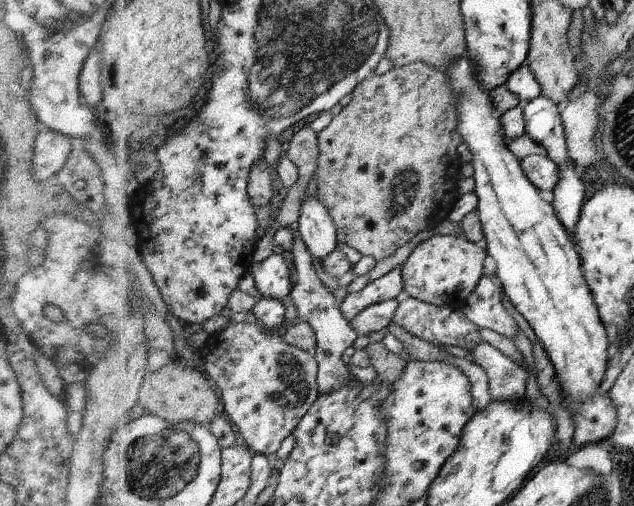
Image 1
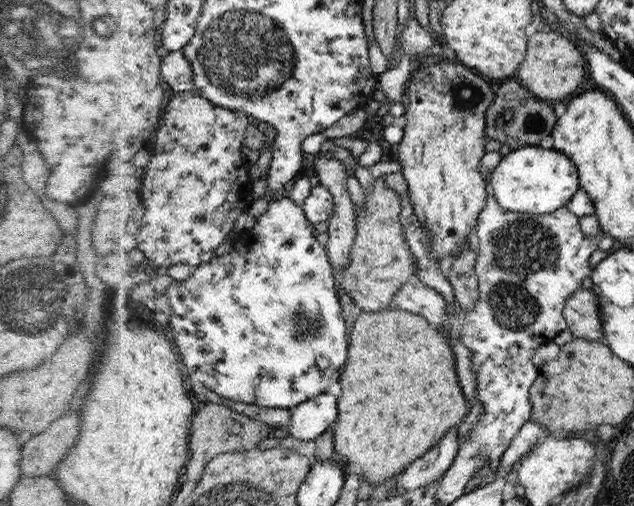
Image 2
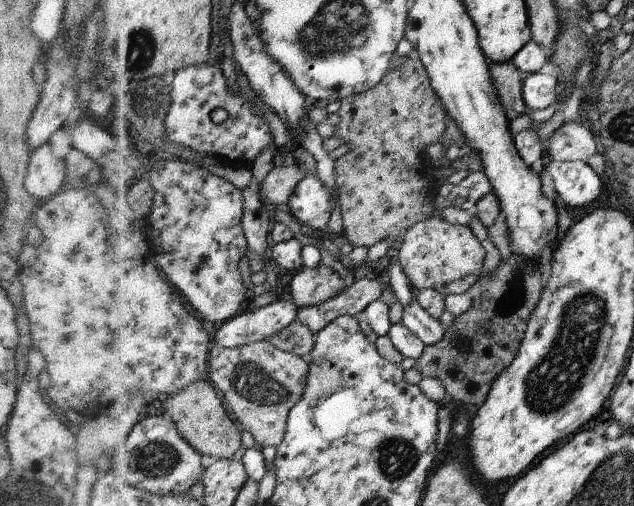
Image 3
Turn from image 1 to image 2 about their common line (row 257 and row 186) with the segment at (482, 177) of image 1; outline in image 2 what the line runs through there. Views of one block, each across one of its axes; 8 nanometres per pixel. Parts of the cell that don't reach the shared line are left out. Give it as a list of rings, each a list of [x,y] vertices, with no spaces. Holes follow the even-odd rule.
[[[524,145],[502,157],[488,179],[494,188],[493,197],[506,210],[529,215],[554,213],[567,206],[580,190],[577,167],[567,155],[538,145]]]

